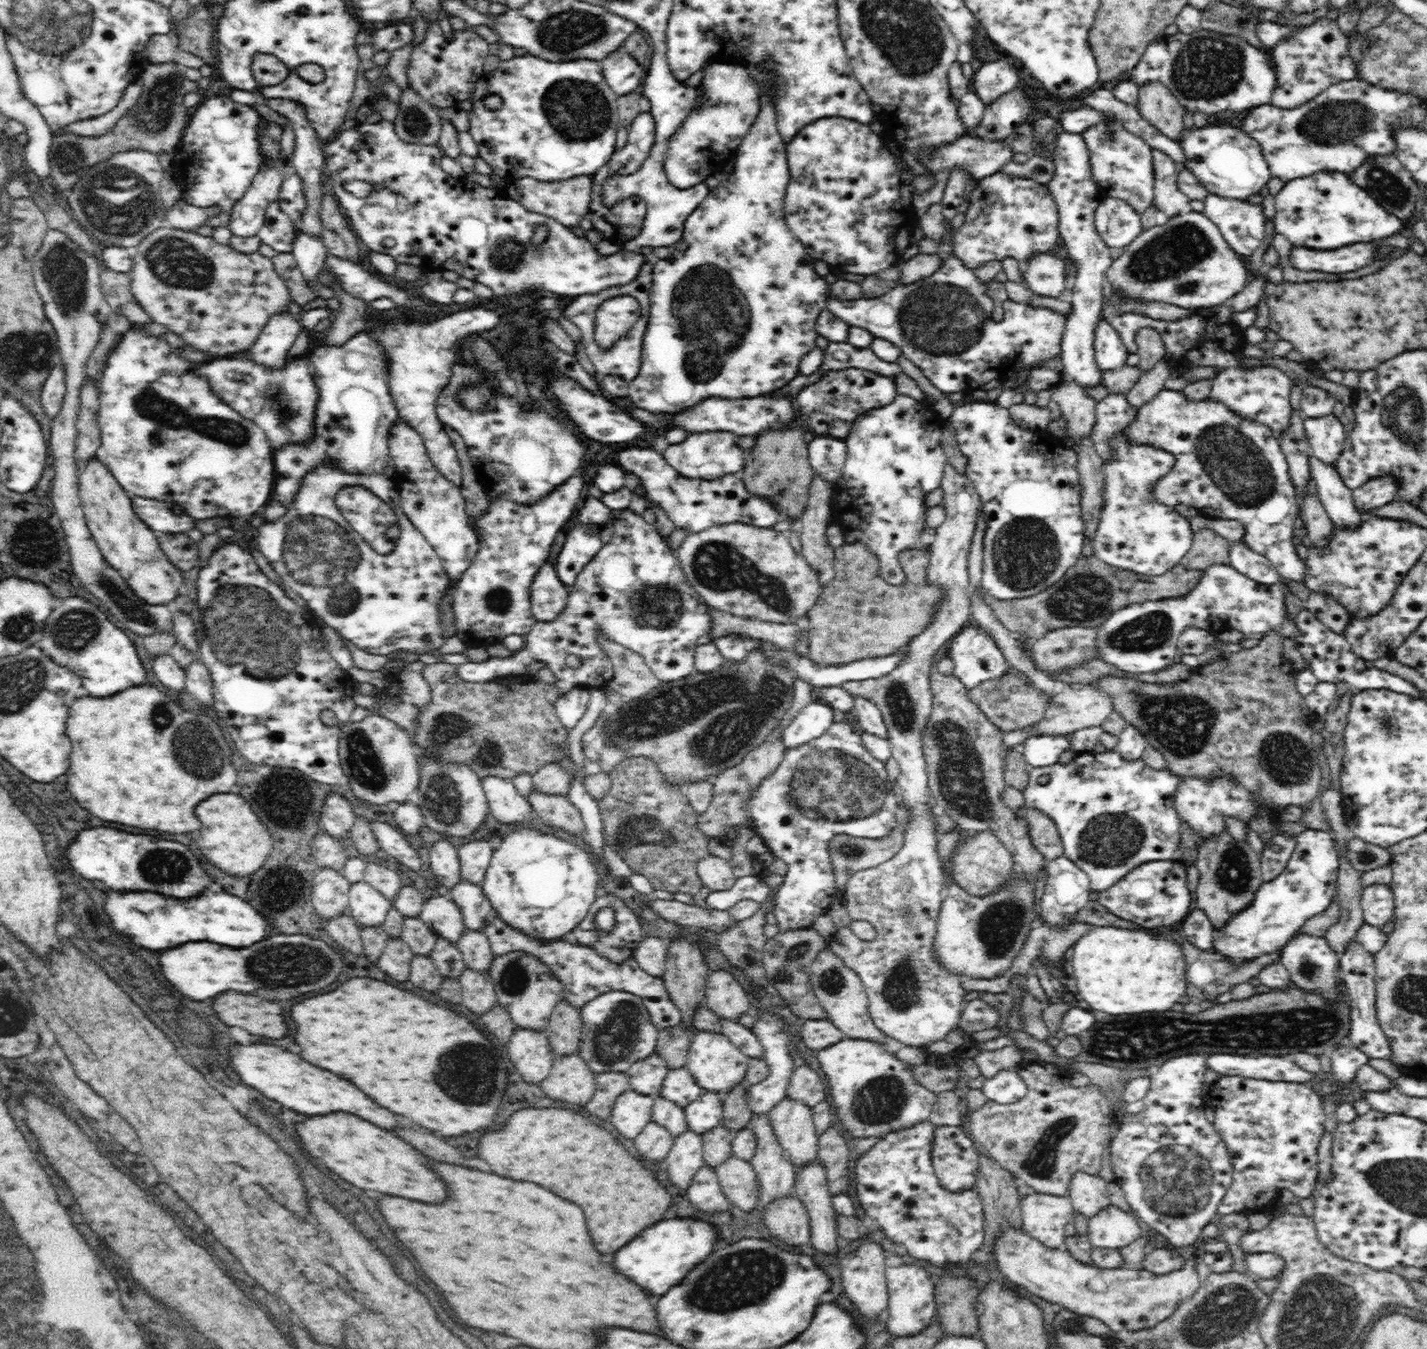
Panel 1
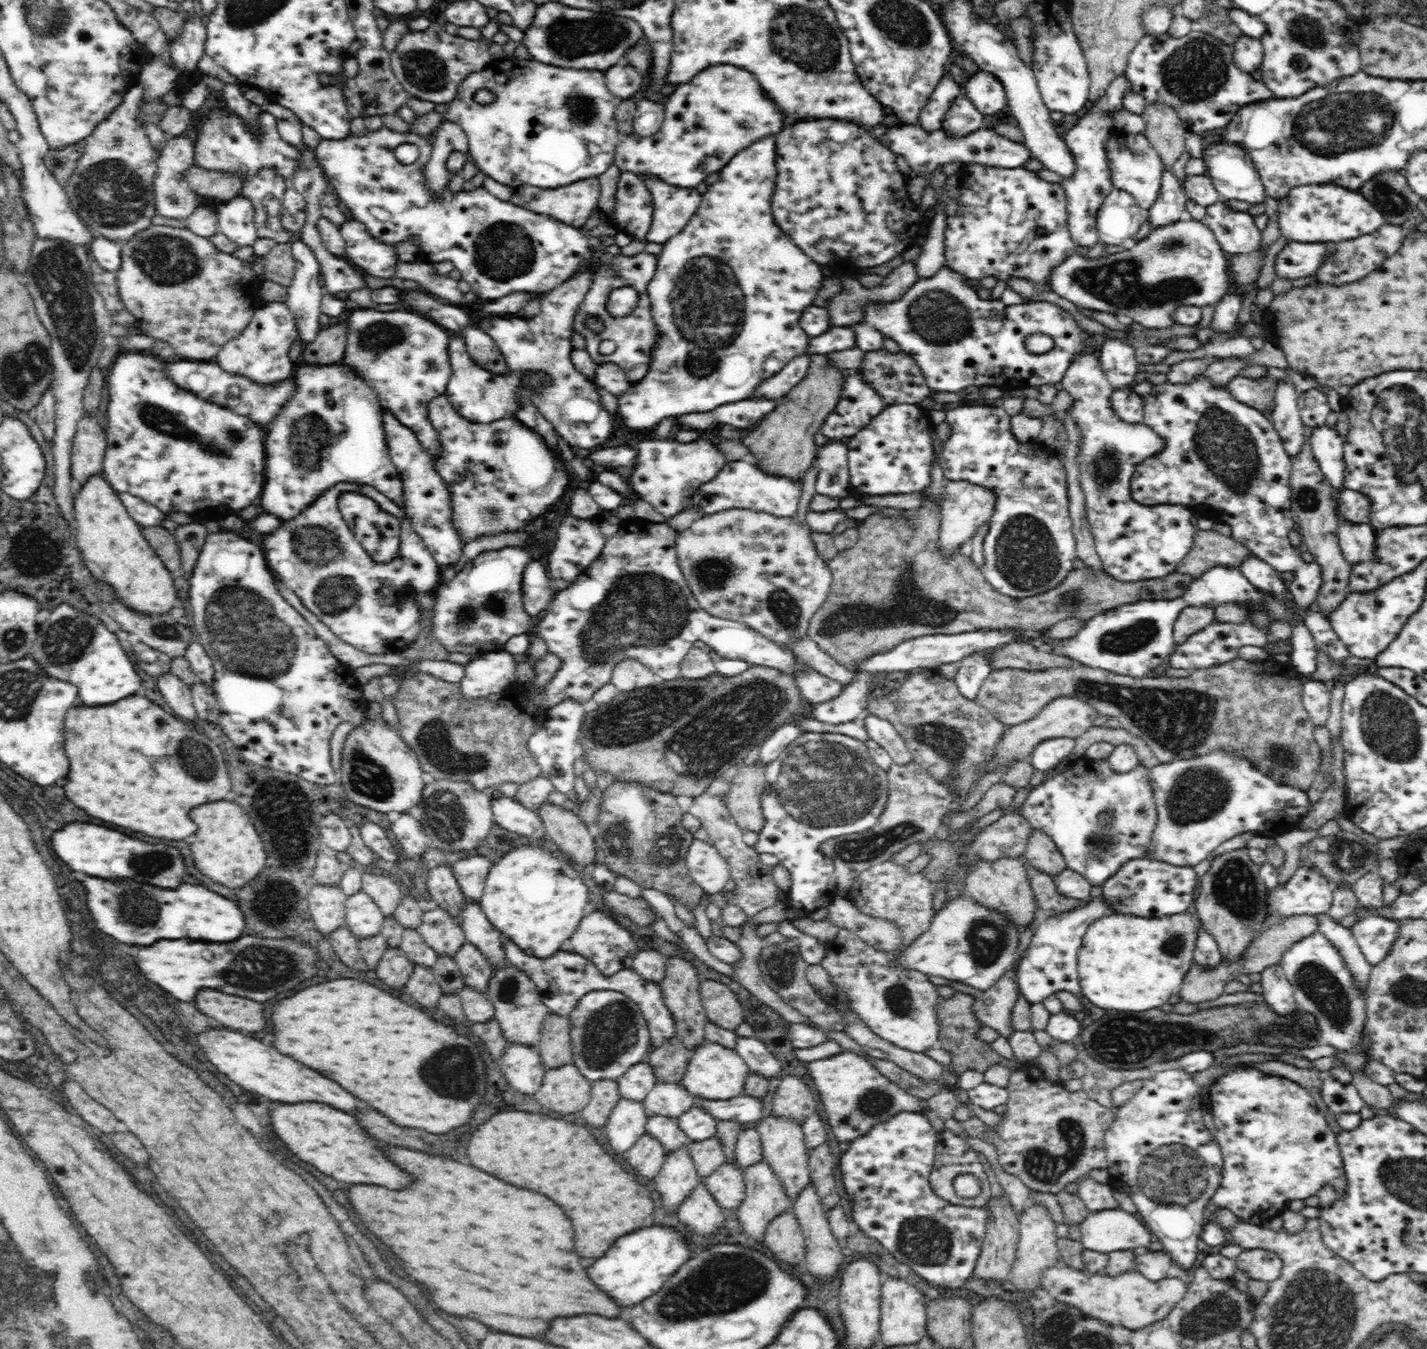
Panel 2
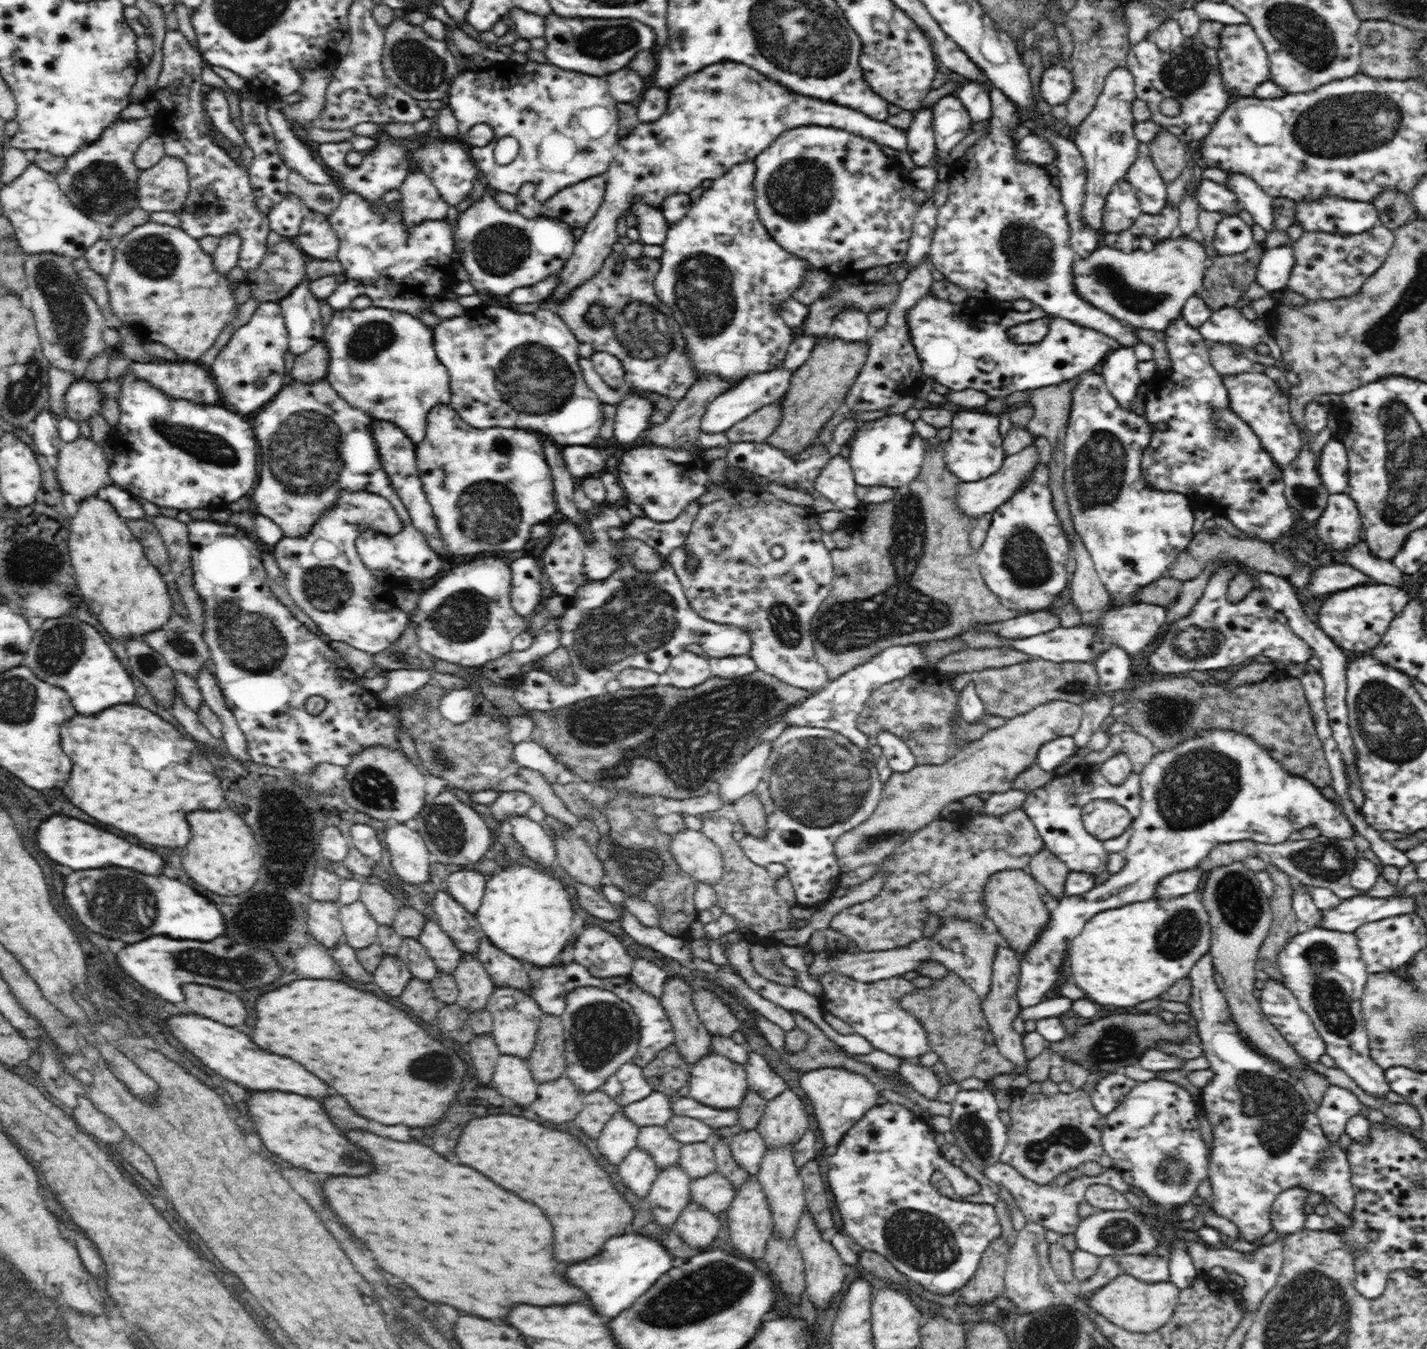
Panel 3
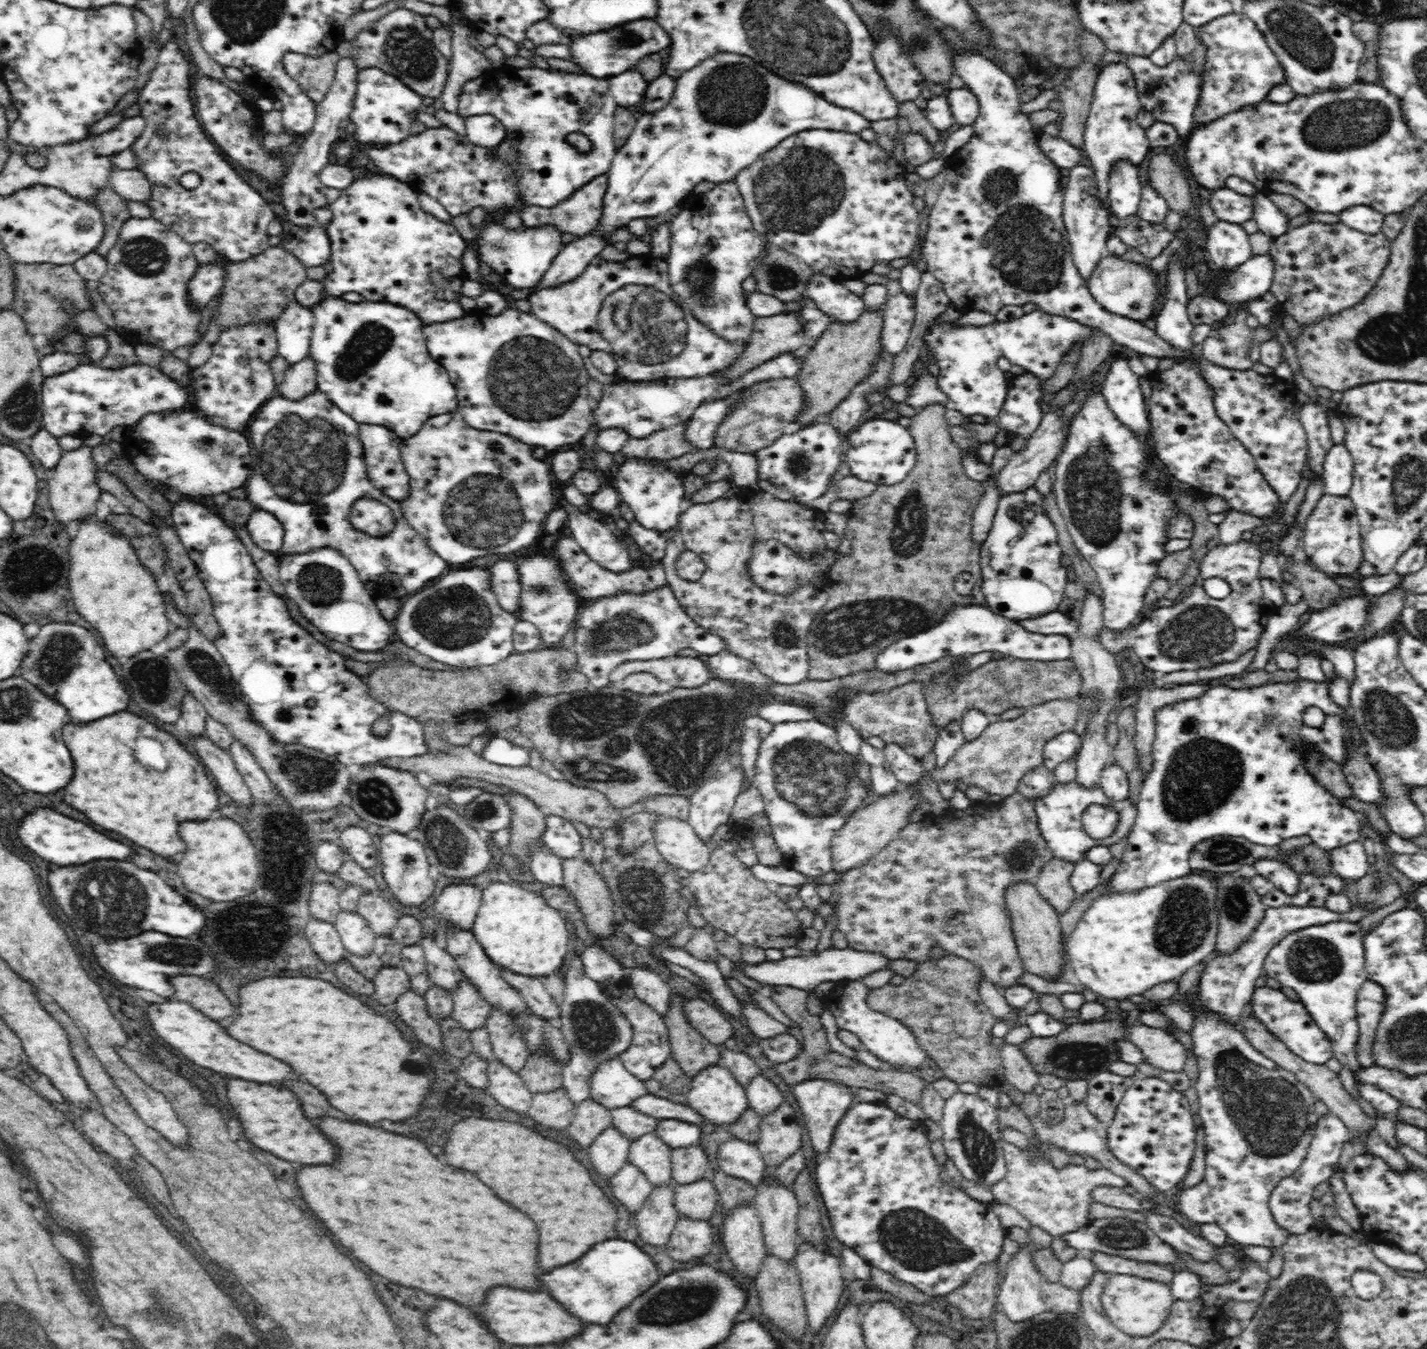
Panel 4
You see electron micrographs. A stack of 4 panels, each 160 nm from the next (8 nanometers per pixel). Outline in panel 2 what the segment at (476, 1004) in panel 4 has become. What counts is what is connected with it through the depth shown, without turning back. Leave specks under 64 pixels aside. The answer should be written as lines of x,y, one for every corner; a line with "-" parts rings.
466,942
458,949
454,959
465,985
474,988
474,991
486,992
489,981
494,977
495,969
478,948

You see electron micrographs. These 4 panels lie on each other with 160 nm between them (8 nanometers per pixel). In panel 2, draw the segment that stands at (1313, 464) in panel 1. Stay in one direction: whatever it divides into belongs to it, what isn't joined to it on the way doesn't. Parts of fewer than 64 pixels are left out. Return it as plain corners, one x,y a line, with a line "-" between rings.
1332,487
1330,490
1332,502
1335,502
1336,516
1338,517
1338,539
1344,559
1348,564
1370,563
1376,558
1376,532
1367,524
1346,523
1346,518
1338,515
1338,506
1341,505
1341,490

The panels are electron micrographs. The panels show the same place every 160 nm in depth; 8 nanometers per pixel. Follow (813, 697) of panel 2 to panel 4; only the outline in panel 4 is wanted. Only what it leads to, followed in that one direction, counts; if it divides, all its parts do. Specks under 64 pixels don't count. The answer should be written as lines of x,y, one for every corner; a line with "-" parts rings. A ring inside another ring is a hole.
734,488
732,492
726,494
726,497
714,500
714,502
688,503
687,510
678,520
676,532
666,544
665,554
659,557
660,562
664,566
667,582
673,593
676,594
678,602
696,624
702,626
702,629
710,634
722,636
722,639
726,640
726,647
732,654
753,662
758,670
770,677
773,682
783,685
797,685
809,677
807,642
814,617
822,610
828,600
826,581
823,583
811,581
808,584
800,584
790,594
770,594
767,590
753,583
754,579
748,575
748,560
752,556
752,544
756,540
760,542
760,540
776,538
784,546
790,548
796,557
811,562
812,566
818,566
818,558
828,548
825,542
826,514
822,511
806,508
805,504
775,498
761,488
756,490
-
684,550
692,550
694,554
698,554
706,565
706,571
696,582
682,580
677,574
676,561

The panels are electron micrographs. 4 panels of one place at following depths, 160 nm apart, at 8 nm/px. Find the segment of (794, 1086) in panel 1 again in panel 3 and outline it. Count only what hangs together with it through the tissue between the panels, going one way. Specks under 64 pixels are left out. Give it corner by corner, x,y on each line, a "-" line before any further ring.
788,1088
767,1101
765,1114
757,1125
757,1131
767,1148
793,1147
808,1130
809,1124
804,1102

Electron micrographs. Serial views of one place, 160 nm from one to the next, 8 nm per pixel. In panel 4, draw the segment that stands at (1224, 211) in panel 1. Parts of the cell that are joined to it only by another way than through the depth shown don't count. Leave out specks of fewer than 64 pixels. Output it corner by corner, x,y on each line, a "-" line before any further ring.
1219,220
1207,228
1206,249
1209,264
1224,269
1235,269
1253,257
1249,234
1238,223

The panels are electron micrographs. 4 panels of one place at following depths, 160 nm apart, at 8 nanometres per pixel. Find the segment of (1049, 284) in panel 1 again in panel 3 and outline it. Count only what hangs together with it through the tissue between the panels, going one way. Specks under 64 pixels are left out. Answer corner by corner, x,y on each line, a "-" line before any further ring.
1180,236
1180,238
1176,238
1176,240
1174,240
1174,238
1160,239
1160,244
1156,244
1156,248
1154,248
1152,252
1140,252
1140,249
1134,249
1134,252
1126,254
1120,252
1120,249
1115,249
1114,246
1100,246
1098,249
1094,250
1092,254
1088,254
1086,258
1076,257
1074,260
1074,264
1072,264
1072,271
1074,271
1074,291
1087,305
1092,305
1094,308
1104,311
1106,314
1123,321
1124,324
1128,322
1128,324
1132,324
1132,326
1136,328
1149,328
1150,330
1160,332
1164,329
1168,329
1172,322
1178,320
1183,306
1189,301
1190,296
1194,297
1196,292
1200,292
1199,290
1202,288
1204,271
1206,268
1204,264
1205,260
1208,260
1208,254
1206,254
1206,248
1202,246
1202,242
1196,242
1196,240
1184,238
1184,236

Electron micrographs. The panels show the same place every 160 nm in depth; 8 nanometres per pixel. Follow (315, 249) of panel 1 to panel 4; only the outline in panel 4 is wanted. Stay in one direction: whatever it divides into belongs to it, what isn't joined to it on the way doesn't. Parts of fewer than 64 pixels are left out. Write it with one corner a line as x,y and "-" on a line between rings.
294,300
288,304
275,323
277,353
288,362
296,364
309,356
314,315
311,307
300,306

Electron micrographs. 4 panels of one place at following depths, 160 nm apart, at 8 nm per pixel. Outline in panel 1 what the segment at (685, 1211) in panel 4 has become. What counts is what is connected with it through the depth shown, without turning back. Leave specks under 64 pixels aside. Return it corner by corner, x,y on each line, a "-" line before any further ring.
732,1155
714,1168
722,1192
731,1202
744,1211
752,1211
759,1195
758,1181
749,1161

